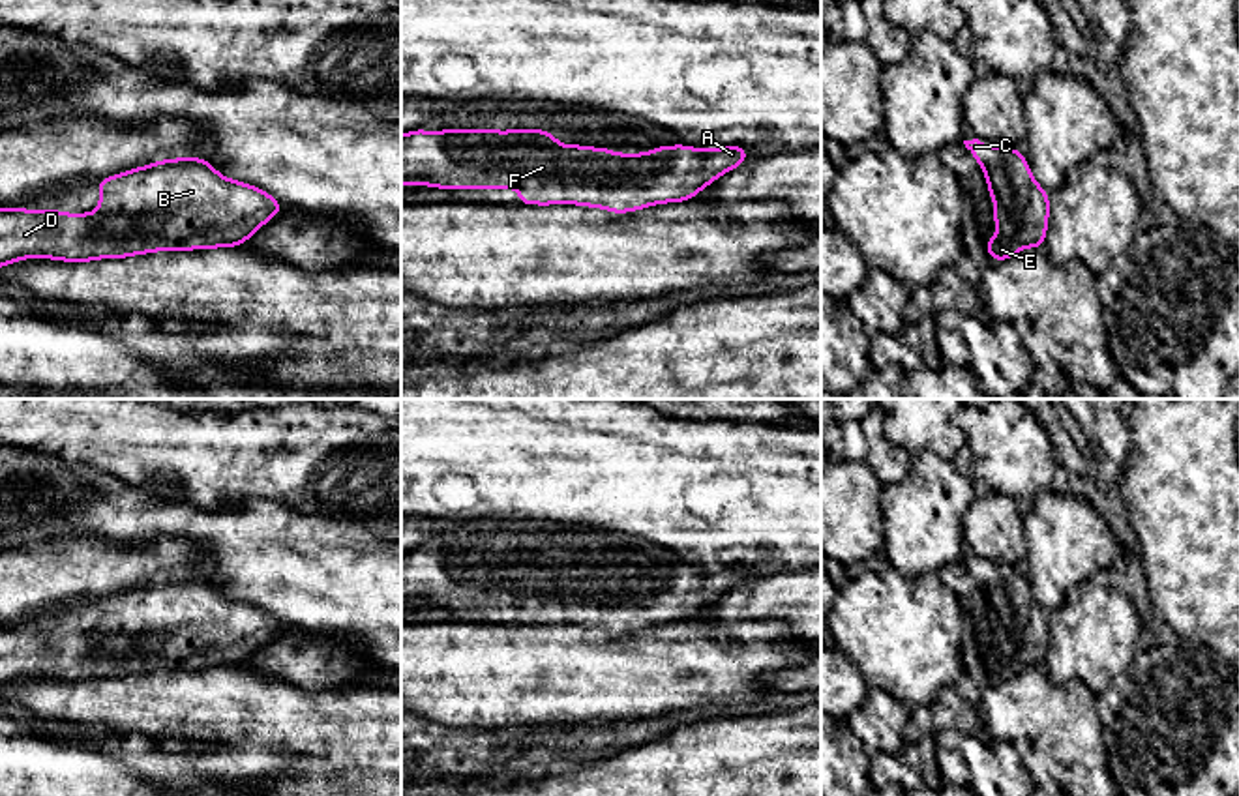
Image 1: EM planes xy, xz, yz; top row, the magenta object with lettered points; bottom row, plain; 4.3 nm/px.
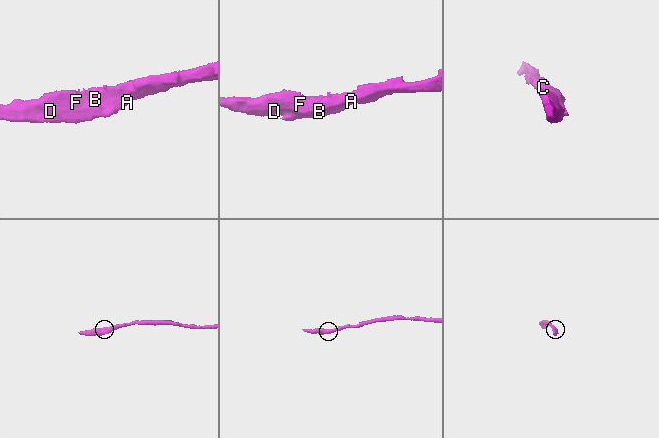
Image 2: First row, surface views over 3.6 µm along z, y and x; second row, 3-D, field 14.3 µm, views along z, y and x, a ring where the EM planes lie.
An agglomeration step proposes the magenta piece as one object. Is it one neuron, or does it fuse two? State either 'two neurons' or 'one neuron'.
one neuron

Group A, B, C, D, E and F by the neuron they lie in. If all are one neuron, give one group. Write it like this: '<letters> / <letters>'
A B C D E F

